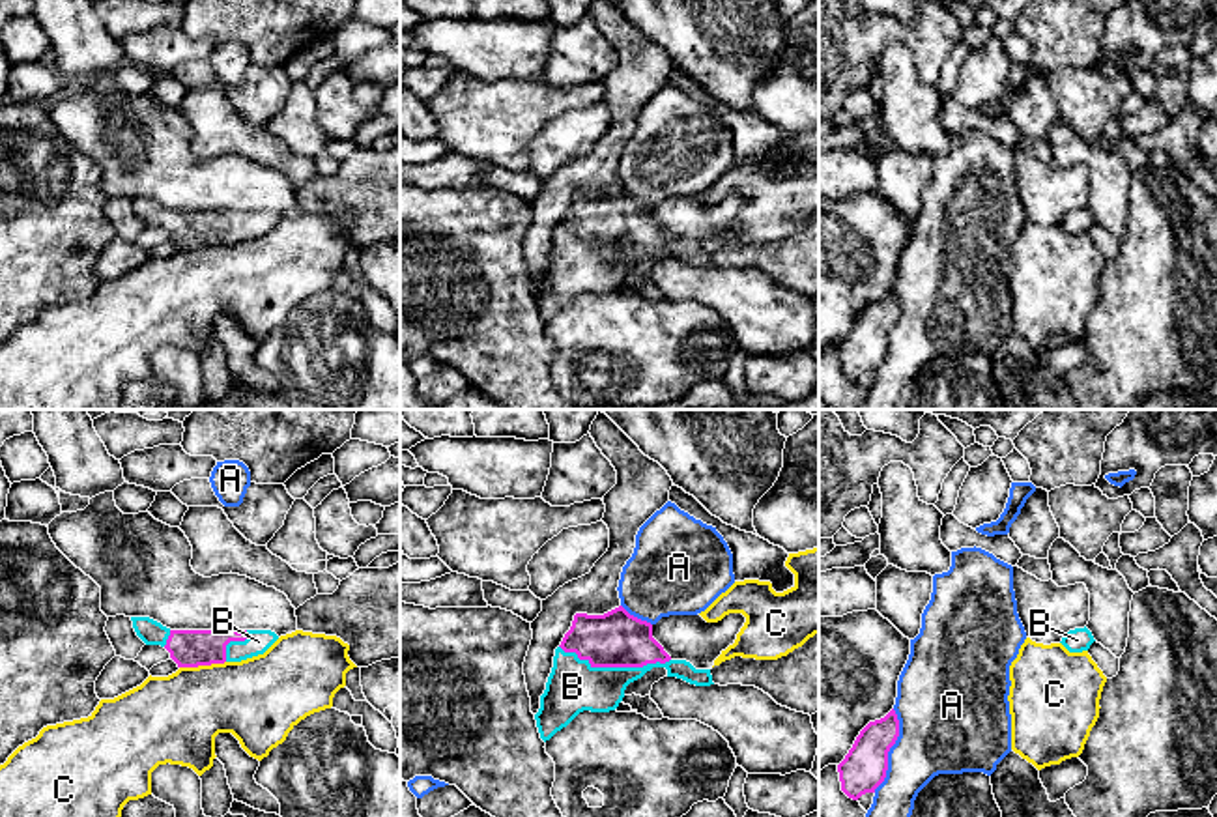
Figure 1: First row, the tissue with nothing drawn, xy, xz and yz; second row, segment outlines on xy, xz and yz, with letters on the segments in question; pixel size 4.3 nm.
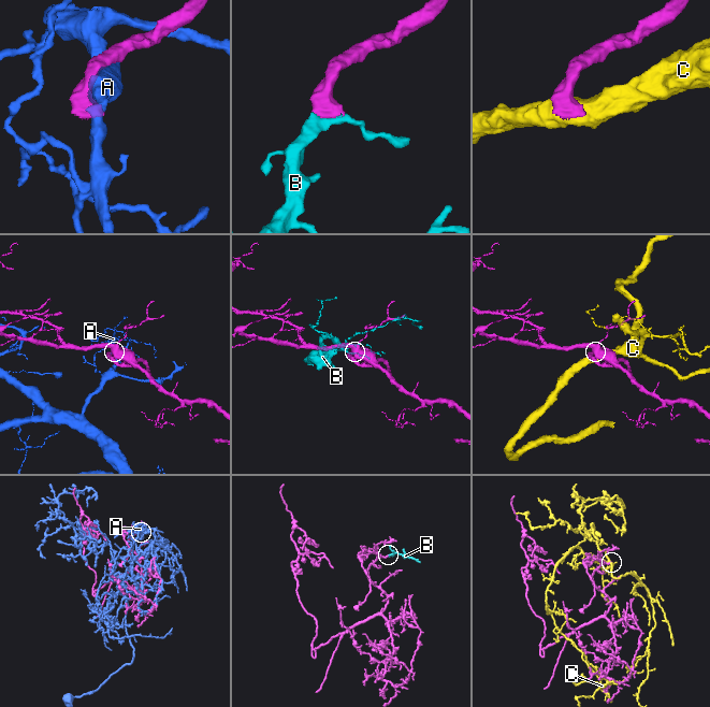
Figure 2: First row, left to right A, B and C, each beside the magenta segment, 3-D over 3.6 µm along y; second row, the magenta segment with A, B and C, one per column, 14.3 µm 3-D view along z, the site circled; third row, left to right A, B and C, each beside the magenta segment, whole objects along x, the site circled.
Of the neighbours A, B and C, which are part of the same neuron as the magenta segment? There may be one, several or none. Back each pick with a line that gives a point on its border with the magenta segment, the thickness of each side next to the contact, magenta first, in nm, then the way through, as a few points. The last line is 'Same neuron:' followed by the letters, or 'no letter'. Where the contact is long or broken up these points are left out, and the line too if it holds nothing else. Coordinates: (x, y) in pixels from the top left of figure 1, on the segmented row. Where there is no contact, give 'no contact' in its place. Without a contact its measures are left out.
B: contact xz (615, 666); calibres 240 and 220 nm
Same neuron: B

